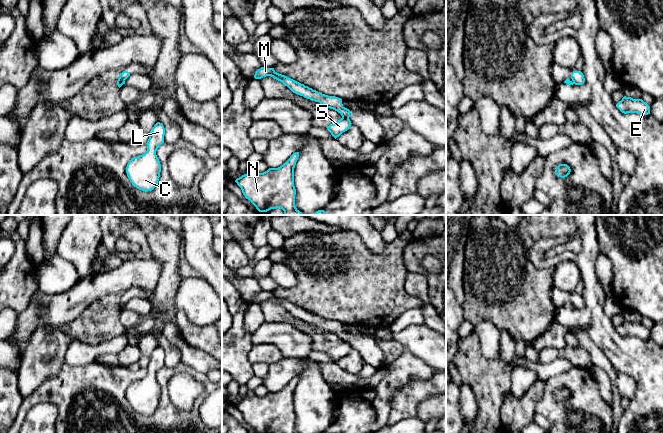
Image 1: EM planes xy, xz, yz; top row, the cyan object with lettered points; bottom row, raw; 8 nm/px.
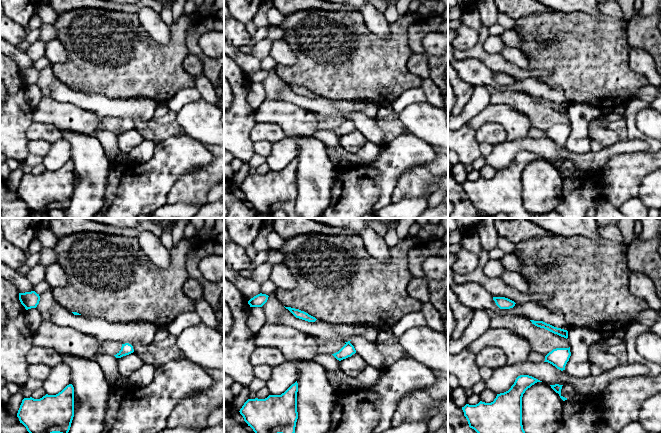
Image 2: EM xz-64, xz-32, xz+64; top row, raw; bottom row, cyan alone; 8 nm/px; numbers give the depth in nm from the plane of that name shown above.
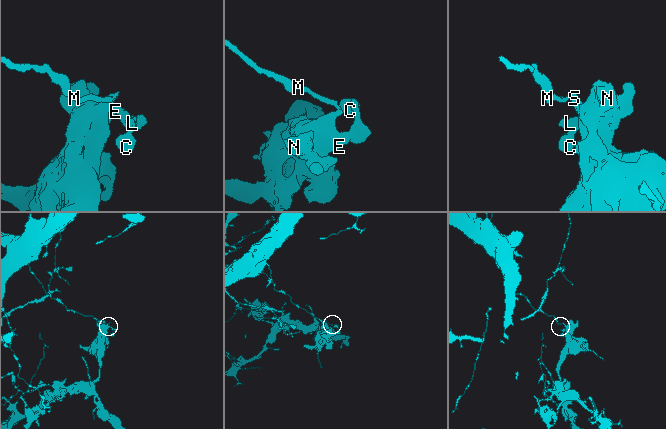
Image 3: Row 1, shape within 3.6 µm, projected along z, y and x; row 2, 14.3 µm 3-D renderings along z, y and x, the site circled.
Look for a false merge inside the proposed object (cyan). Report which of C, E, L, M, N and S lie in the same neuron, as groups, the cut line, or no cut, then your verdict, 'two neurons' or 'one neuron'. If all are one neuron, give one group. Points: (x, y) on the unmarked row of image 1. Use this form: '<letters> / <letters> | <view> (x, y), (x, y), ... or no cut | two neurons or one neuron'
C E L N S / M | xz (342, 340), (348, 342) | two neurons

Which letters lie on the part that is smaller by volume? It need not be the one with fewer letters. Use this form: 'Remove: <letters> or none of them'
Remove: C, E, L, N, S

